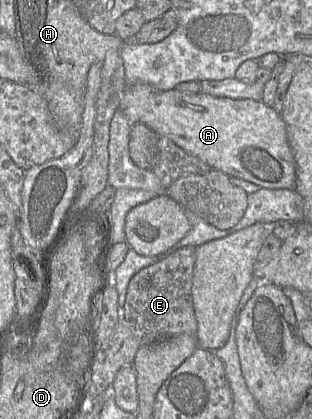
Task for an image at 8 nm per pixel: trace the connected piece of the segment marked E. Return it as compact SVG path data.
M196 247L181 248L167 258L145 267L130 280L124 303L125 321L140 340L140 346L187 334L196 336L192 283Z

